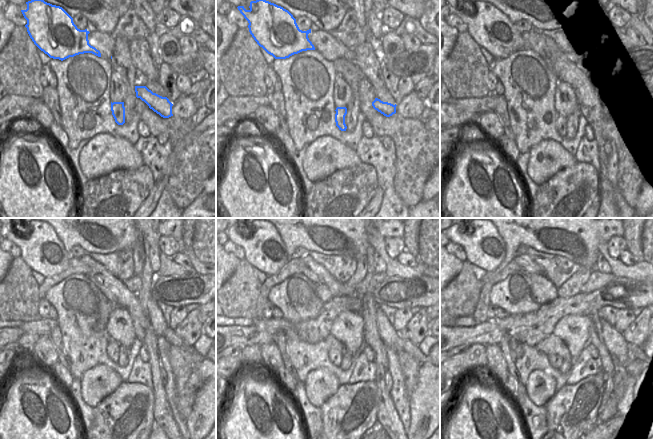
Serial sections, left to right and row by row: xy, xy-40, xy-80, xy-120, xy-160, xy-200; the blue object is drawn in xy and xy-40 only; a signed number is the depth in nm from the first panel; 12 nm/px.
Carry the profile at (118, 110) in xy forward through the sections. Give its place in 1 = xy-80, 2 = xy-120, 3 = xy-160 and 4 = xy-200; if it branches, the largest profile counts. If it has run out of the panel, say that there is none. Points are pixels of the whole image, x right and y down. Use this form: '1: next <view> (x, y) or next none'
1: next xy-80 (561, 123)
2: next xy-120 (113, 347)
3: next xy-160 (335, 354)
4: next xy-200 (558, 357)

